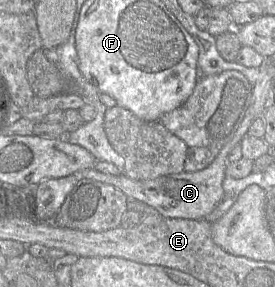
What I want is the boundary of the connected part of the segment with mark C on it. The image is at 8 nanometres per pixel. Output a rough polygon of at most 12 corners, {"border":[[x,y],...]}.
{"border":[[246,112],[214,161],[195,172],[135,180],[94,167],[73,174],[115,186],[168,218],[204,219],[224,197],[230,151]]}

